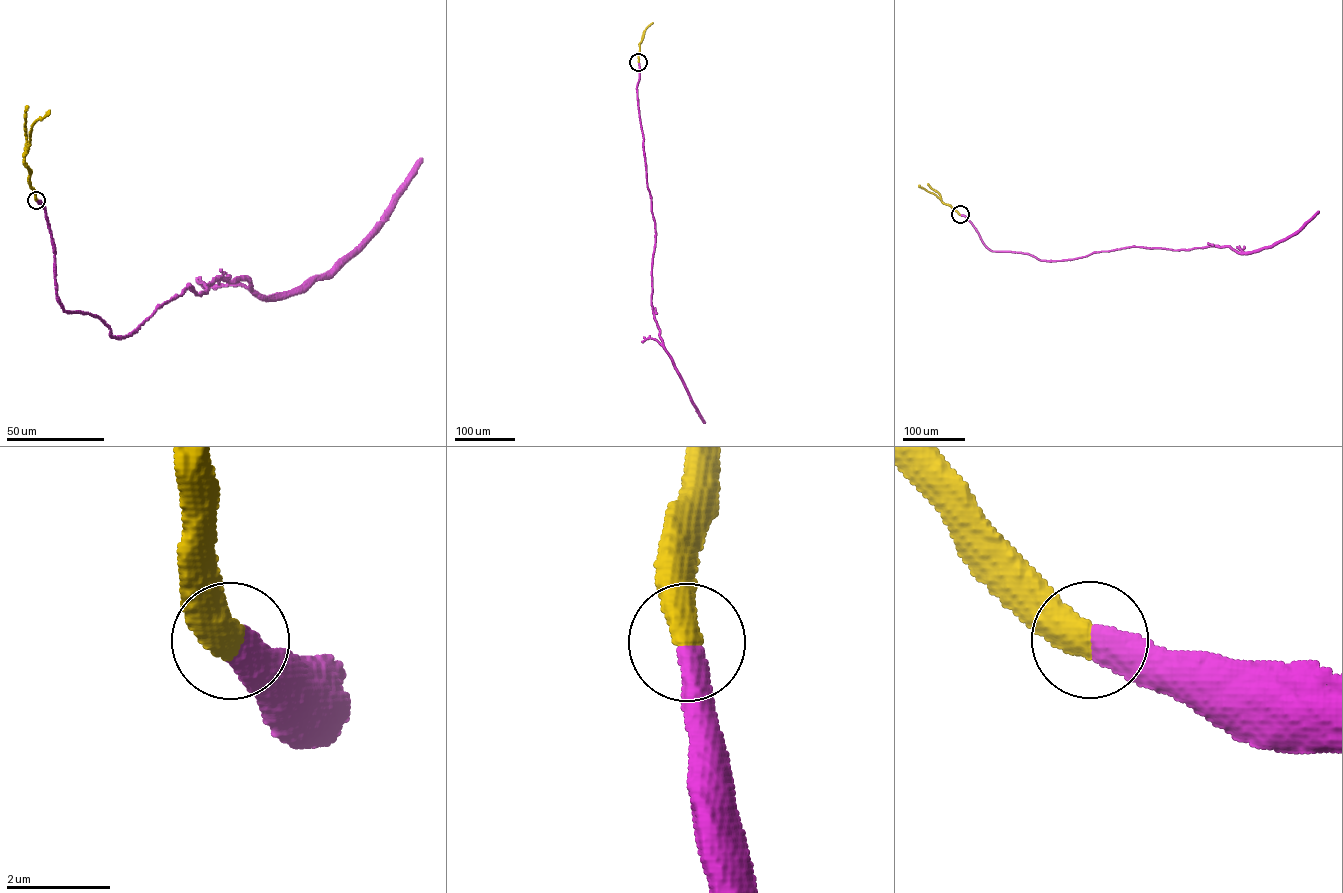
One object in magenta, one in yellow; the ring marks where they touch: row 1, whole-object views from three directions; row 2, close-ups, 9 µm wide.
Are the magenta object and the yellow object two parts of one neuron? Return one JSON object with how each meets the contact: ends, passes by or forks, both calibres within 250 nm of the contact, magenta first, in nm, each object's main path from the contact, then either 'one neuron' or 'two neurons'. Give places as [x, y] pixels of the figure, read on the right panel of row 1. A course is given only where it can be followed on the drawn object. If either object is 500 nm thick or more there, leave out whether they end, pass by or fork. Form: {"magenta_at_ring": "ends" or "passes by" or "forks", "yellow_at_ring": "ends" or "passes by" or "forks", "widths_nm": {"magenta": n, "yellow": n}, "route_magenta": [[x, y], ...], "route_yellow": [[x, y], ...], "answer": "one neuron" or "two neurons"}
{"widths_nm": {"magenta": 550, "yellow": 550}, "route_magenta": [[960, 214], [991, 250], [1041, 260], [1129, 247], [1219, 246], [1249, 252], [1274, 245]], "route_yellow": [[959, 214], [919, 185]], "answer": "one neuron"}

